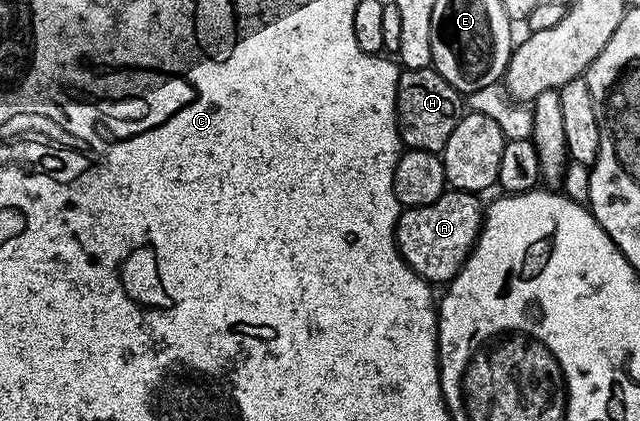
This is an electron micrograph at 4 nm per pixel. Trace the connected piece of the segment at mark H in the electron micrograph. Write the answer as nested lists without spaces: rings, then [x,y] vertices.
[[[402,69],[397,85],[397,131],[402,147],[440,154],[463,116],[463,95],[438,70]]]

